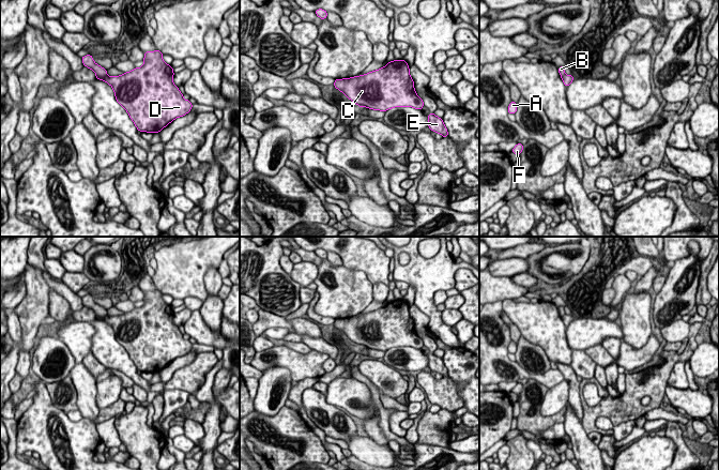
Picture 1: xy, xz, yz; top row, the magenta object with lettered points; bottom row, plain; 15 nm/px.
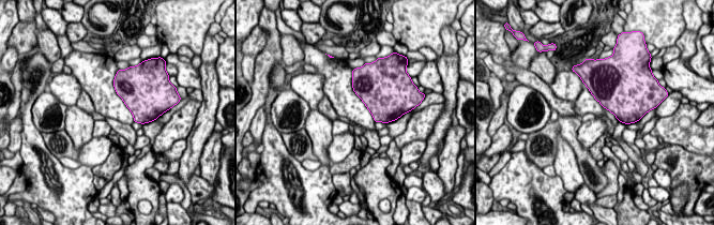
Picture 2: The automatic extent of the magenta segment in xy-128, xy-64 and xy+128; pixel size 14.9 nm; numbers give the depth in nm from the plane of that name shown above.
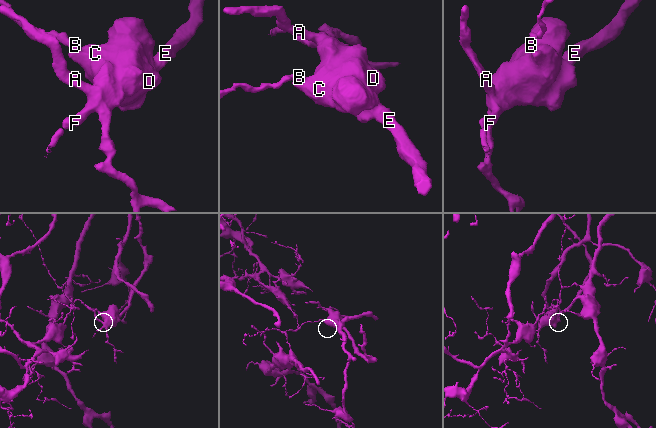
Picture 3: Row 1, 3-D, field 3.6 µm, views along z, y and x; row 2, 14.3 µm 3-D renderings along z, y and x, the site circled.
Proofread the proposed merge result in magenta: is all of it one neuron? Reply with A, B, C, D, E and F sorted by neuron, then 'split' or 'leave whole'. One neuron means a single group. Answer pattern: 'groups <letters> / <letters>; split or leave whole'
groups A C D E F / B; split

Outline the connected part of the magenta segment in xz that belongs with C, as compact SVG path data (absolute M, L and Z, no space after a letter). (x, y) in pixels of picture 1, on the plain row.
M403 299L394 300L365 315L335 319L334 327L358 347L381 351L407 346L422 349L424 342L415 332L409 308Z

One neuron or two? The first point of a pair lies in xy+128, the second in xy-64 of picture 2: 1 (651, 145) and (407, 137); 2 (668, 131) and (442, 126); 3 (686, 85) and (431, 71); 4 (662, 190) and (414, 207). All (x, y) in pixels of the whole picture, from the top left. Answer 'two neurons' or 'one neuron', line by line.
1: two neurons
2: two neurons
3: one neuron
4: two neurons

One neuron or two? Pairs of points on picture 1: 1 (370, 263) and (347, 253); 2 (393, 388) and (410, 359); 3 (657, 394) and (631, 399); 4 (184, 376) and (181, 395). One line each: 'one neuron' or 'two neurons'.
1: one neuron
2: two neurons
3: one neuron
4: two neurons

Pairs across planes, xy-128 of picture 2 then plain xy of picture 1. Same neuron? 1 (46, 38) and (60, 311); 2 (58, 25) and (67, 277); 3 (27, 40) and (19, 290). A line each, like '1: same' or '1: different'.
1: same
2: different
3: same

